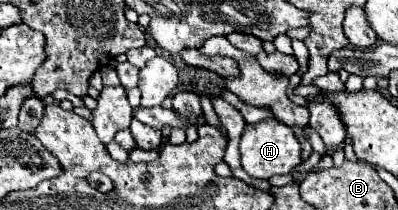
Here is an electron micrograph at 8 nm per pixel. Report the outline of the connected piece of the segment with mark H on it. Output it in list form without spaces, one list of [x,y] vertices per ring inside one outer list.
[[[262,120],[254,124],[246,124],[242,138],[240,138],[240,156],[242,156],[242,168],[254,176],[254,178],[270,178],[274,174],[292,174],[292,170],[300,164],[300,142],[296,140],[294,132],[274,120]]]

